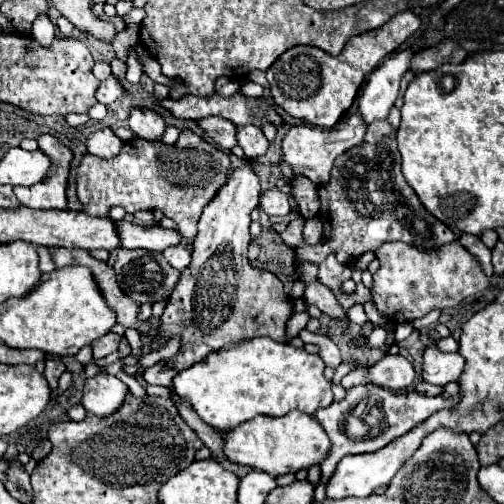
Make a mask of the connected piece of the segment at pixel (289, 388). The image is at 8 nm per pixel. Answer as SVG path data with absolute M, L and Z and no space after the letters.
M250 338L234 346L222 348L214 354L208 354L202 362L178 372L172 386L180 398L192 402L196 414L216 430L232 430L242 422L252 420L258 414L264 416L284 416L290 410L300 410L314 416L316 410L330 406L334 402L330 382L324 378L324 360L318 354L310 354L304 348L294 348L290 344L274 342L272 338Z

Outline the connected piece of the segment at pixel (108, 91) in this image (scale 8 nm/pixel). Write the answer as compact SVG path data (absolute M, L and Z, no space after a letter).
M110 76L108 80L104 80L104 82L100 84L100 88L98 88L98 92L96 92L96 98L98 98L100 104L108 106L110 102L122 98L124 94L126 94L126 92L124 92L124 88L120 86L118 78L116 78L116 76Z

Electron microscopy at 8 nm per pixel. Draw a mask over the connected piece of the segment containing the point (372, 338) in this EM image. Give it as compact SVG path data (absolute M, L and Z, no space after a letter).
M382 327L375 328L368 337L368 345L372 348L381 348L387 338L387 333Z

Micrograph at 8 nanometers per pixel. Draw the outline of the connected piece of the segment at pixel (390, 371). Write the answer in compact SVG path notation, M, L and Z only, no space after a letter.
M400 354L384 356L380 362L368 368L358 368L342 378L344 388L360 384L376 384L388 390L406 390L412 386L412 382L414 382L414 368Z

